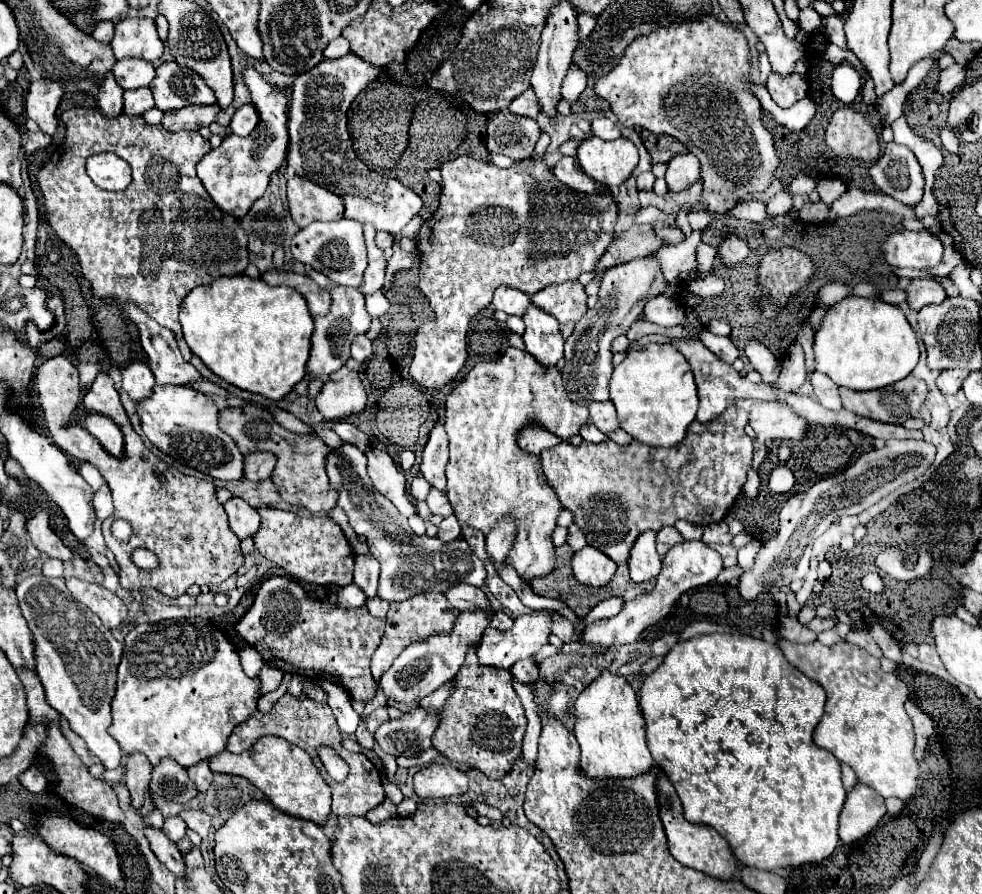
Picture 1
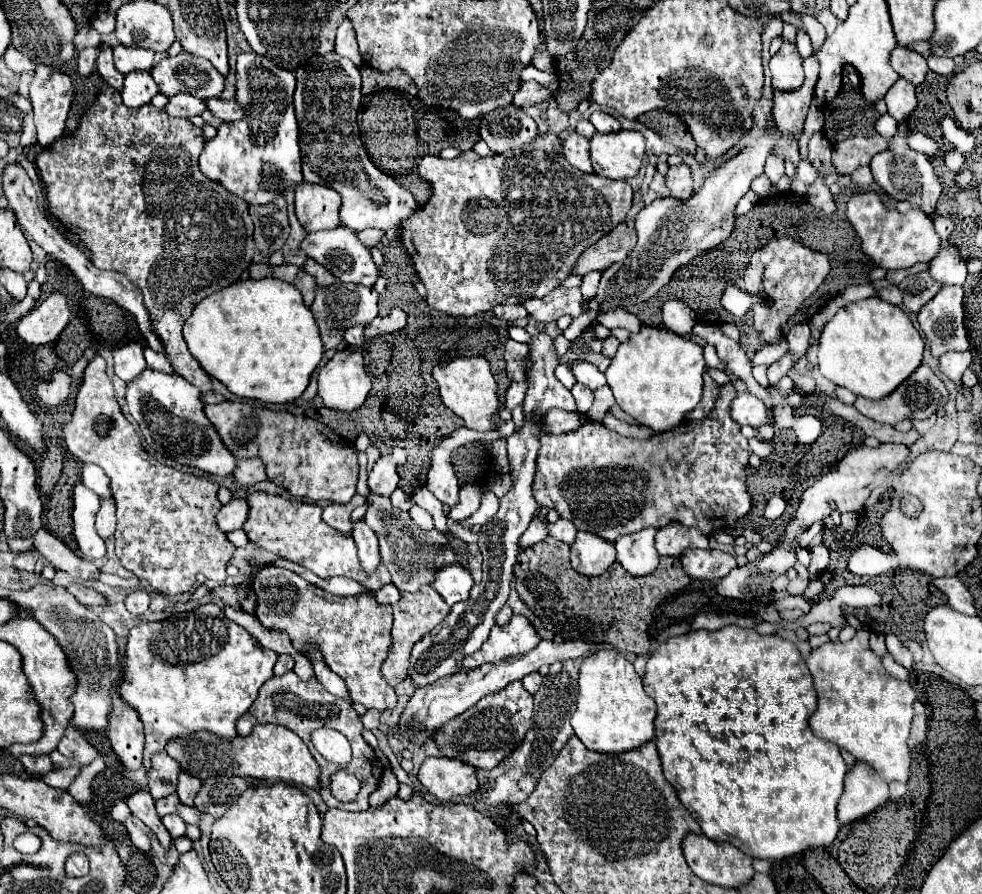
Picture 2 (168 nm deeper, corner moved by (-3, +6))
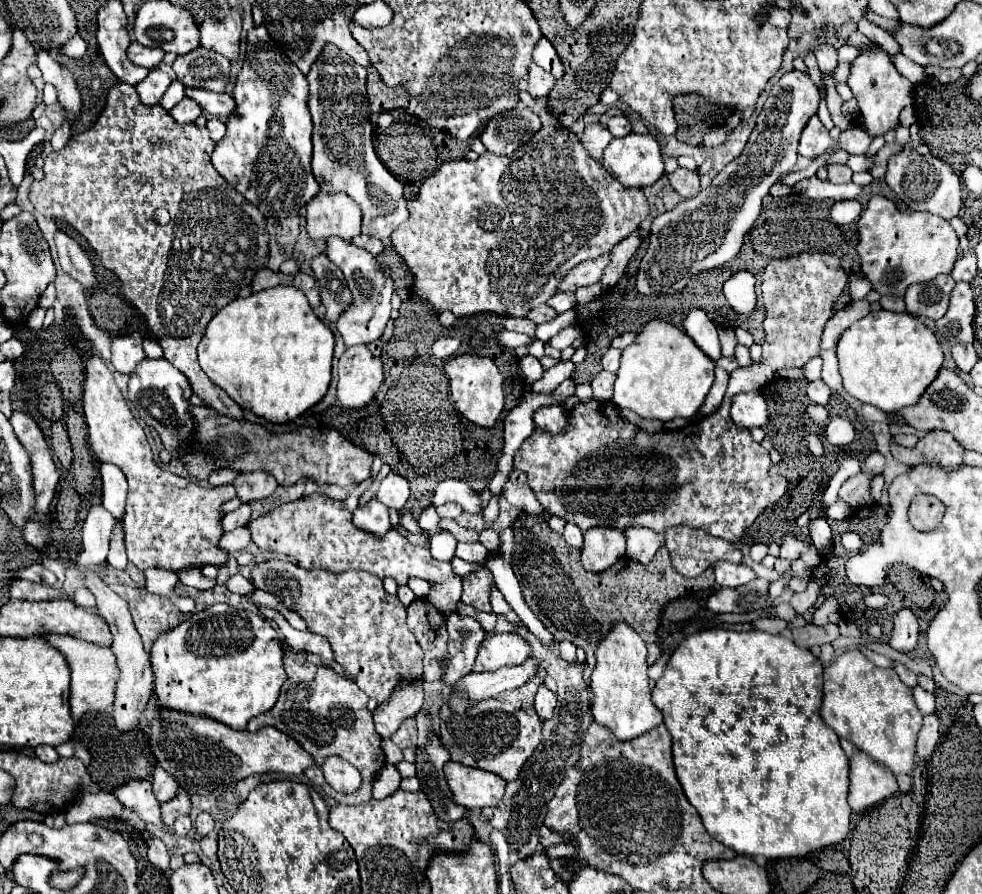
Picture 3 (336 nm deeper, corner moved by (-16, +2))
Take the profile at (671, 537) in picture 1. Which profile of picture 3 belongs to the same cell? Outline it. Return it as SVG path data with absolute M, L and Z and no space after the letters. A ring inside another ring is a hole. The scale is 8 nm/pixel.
M678 525L666 529L666 547L672 567L684 577L698 577L716 561L742 563L742 551L720 537L712 537L700 529Z

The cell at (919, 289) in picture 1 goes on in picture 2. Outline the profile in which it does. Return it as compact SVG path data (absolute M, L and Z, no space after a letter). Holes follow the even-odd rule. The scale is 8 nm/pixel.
M923 271L903 279L899 283L899 289L903 291L903 305L907 307L907 311L919 313L919 309L939 293L941 283L937 283L929 275L929 271Z

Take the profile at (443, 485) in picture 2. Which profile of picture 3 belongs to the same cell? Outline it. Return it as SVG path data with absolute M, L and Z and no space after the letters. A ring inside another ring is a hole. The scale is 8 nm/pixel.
M448 501L448 503L436 507L436 513L438 513L440 517L450 517L450 519L457 519L458 515L462 512L462 507L456 503L452 503L452 501Z

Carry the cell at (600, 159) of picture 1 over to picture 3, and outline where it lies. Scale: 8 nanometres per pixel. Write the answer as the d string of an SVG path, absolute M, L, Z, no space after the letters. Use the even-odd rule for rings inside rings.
M630 133L622 139L612 139L610 145L604 149L604 169L612 173L624 187L648 187L654 185L664 175L664 161L660 153L660 145L654 135L638 135Z

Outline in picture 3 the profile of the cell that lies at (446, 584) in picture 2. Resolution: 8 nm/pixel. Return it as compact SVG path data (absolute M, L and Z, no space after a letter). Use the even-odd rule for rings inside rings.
M312 493L292 503L284 503L274 511L250 521L250 537L262 551L274 551L290 555L304 569L330 569L334 573L360 569L380 579L392 577L398 585L406 585L410 577L420 577L432 583L428 593L430 605L436 605L440 613L448 615L456 611L456 603L462 595L462 579L450 569L450 563L436 561L426 547L412 545L396 529L390 529L384 537L372 537L364 529L356 529L350 511L340 499L330 499L322 493Z

